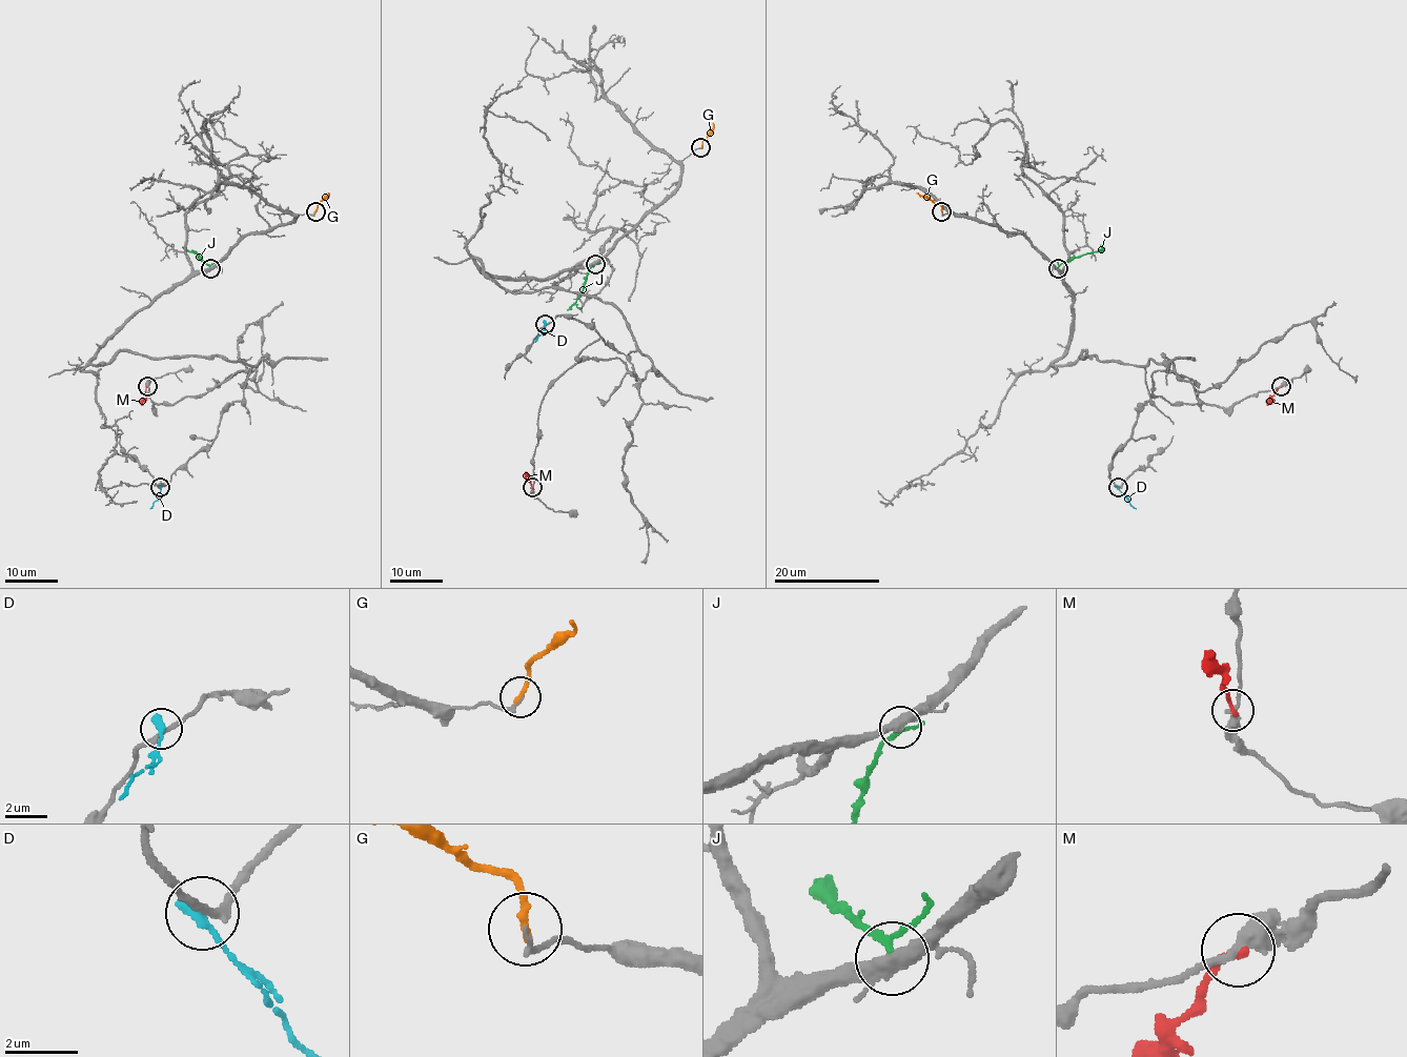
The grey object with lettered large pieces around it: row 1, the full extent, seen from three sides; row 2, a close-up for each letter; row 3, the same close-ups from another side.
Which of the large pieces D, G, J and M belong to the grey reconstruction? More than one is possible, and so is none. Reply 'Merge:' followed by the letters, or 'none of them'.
Merge: none of them

